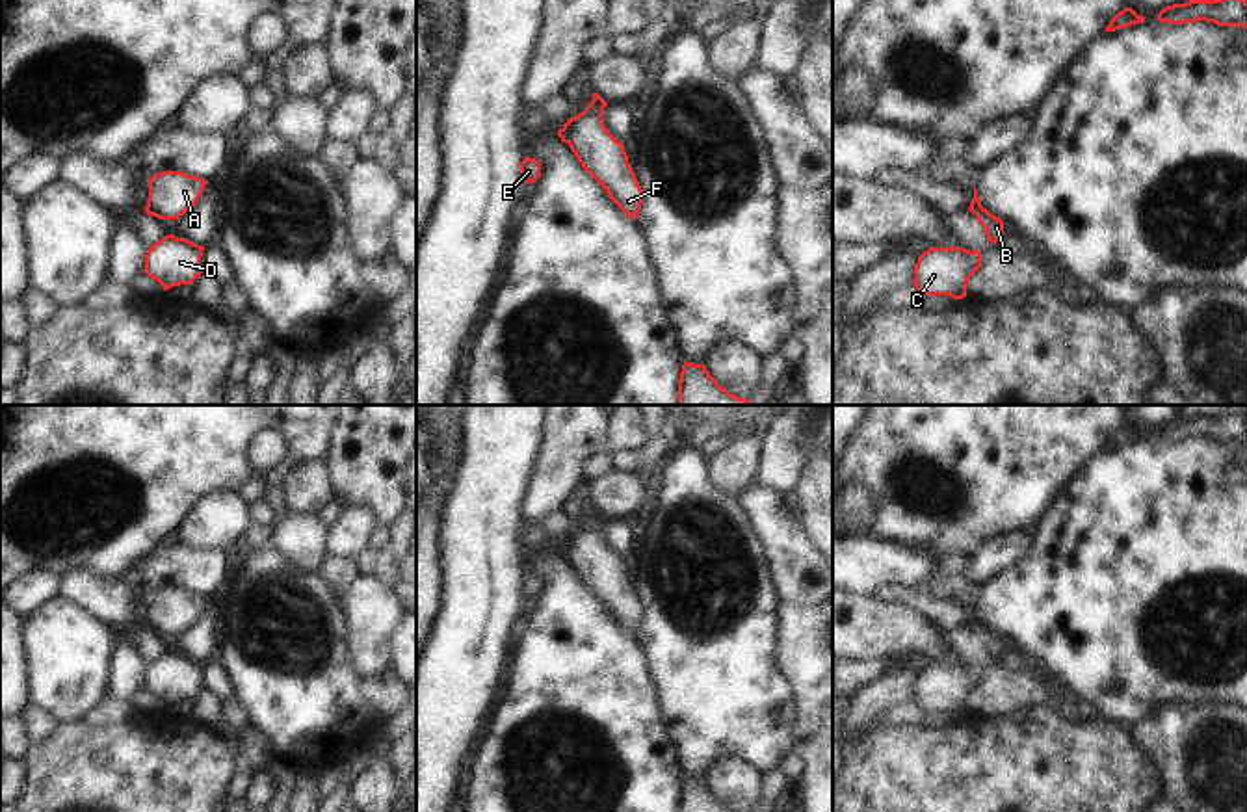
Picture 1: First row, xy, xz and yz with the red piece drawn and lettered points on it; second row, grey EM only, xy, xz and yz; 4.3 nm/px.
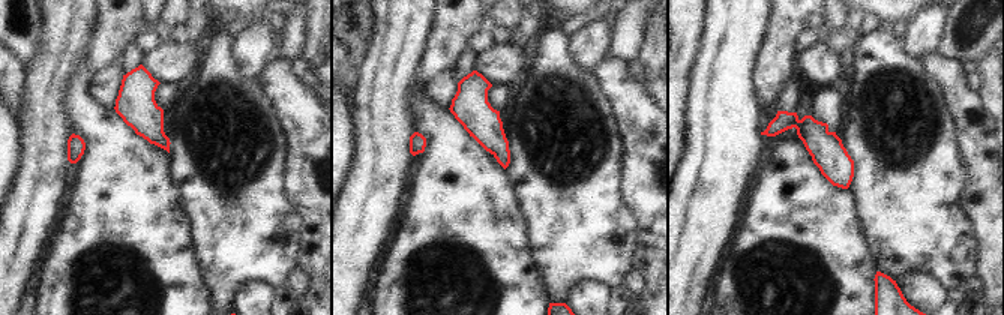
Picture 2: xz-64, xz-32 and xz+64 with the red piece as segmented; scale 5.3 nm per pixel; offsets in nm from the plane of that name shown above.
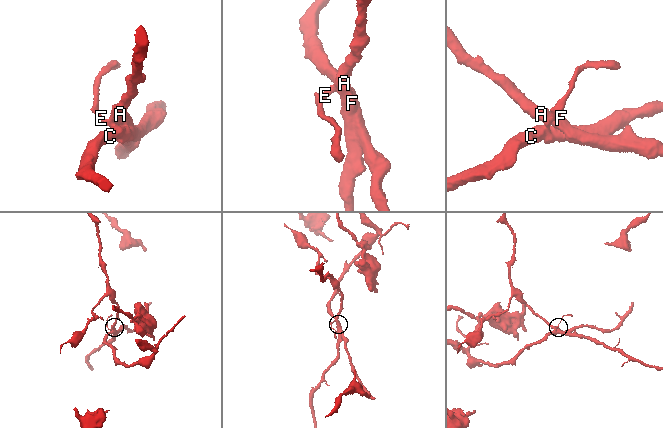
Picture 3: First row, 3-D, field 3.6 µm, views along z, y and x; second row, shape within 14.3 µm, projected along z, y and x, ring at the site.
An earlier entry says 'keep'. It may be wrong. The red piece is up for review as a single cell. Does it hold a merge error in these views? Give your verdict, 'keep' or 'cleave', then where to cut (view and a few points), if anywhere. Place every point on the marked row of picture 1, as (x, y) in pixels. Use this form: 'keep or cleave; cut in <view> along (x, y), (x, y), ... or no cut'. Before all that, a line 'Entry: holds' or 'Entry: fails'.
Entry: fails
cleave; cut in xz along (564, 127), (569, 142)

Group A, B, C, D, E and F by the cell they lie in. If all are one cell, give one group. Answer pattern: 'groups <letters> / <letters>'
groups A F / B C D E

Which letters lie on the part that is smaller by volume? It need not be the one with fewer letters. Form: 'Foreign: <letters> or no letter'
Foreign: B, C, D, E

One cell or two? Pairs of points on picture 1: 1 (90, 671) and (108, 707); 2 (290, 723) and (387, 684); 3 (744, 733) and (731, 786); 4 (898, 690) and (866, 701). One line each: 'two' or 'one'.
1: two
2: one
3: two
4: one

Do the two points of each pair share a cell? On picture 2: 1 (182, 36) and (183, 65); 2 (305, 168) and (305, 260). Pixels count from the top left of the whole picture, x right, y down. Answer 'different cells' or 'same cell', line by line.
1: different cells
2: same cell

